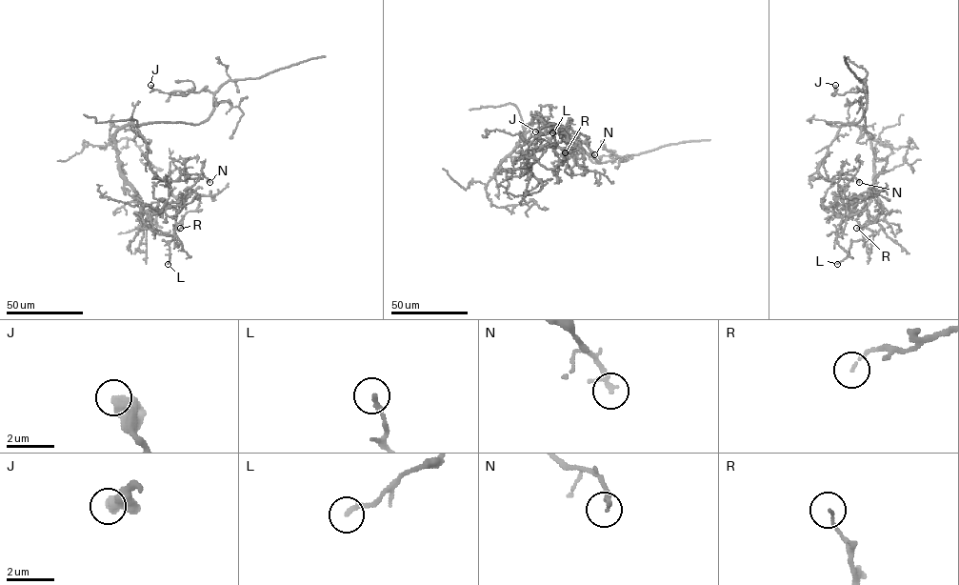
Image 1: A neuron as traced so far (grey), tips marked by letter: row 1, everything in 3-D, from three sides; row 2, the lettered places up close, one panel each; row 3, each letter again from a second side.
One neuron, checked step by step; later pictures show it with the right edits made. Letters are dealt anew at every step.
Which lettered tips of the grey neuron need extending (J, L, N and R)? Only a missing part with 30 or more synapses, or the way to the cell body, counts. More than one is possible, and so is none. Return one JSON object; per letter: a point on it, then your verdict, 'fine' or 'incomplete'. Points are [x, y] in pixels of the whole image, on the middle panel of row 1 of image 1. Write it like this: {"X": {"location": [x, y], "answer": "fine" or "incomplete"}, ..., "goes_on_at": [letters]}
{"J": {"location": [535, 131], "answer": "fine"}, "L": {"location": [552, 132], "answer": "fine"}, "N": {"location": [594, 154], "answer": "fine"}, "R": {"location": [565, 152], "answer": "fine"}, "goes_on_at": []}

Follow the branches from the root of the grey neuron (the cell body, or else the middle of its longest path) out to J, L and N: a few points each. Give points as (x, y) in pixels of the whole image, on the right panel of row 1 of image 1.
J: (849, 124), (832, 126), (828, 122), (857, 123), (867, 108), (867, 90), (832, 95), (835, 85)
L: (849, 124), (867, 132), (874, 153), (873, 192), (861, 228), (873, 234), (853, 241), (837, 264)
N: (849, 124), (840, 128), (820, 162), (818, 173), (829, 181), (834, 175), (850, 173), (859, 182)

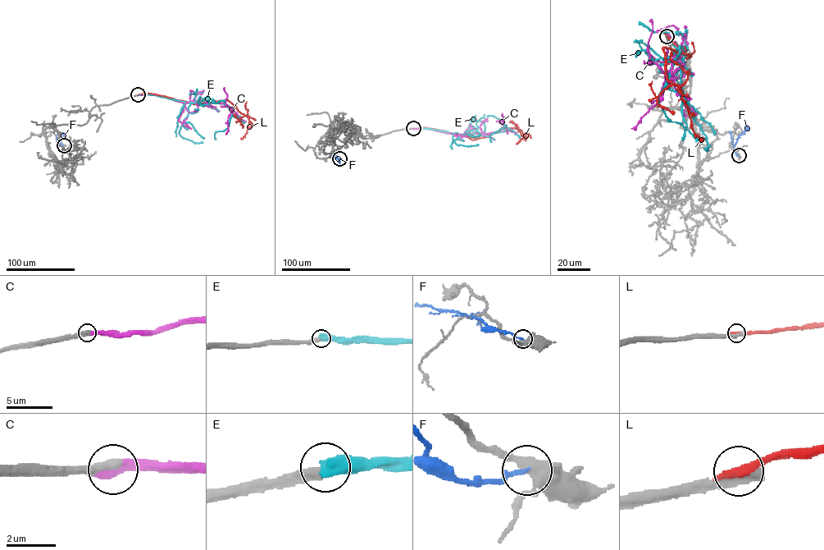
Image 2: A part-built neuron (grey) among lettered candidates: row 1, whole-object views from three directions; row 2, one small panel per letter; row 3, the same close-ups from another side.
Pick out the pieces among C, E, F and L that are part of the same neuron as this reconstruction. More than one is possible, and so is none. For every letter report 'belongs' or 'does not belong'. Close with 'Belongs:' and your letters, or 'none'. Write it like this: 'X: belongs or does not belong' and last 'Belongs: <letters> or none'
C: belongs
E: does not belong
F: does not belong
L: does not belong
Belongs: C

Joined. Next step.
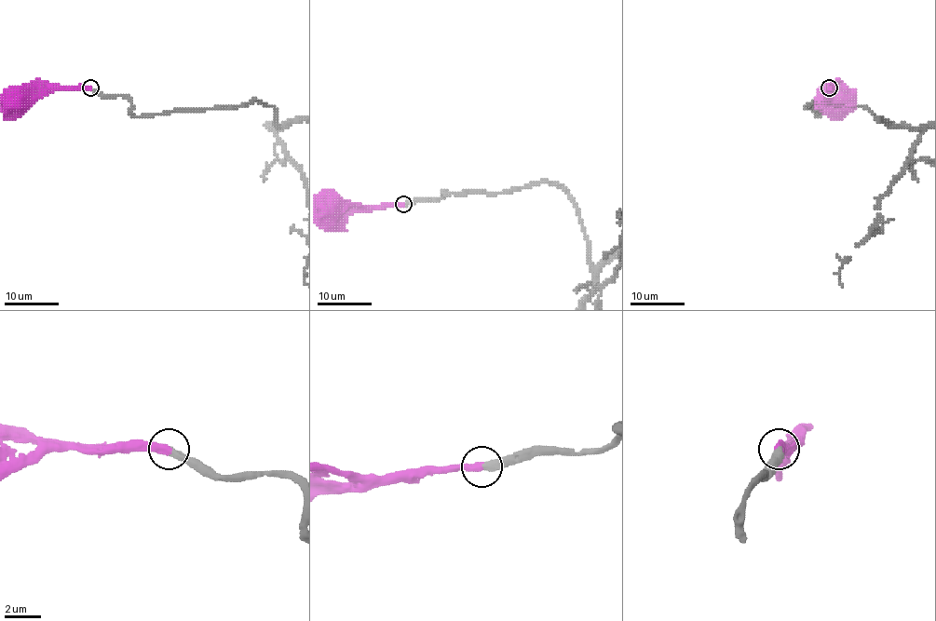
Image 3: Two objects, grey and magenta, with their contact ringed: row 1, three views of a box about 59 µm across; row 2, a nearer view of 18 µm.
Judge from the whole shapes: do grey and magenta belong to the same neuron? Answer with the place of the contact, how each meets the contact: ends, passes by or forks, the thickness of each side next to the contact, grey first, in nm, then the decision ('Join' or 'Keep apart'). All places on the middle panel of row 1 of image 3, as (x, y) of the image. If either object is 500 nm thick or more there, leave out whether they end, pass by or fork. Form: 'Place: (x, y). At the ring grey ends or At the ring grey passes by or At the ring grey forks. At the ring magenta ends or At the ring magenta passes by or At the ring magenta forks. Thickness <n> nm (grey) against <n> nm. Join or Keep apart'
Place: (403, 204). At the ring grey ends. At the ring magenta ends. Thickness 440 nm (grey) against 440 nm. Join

